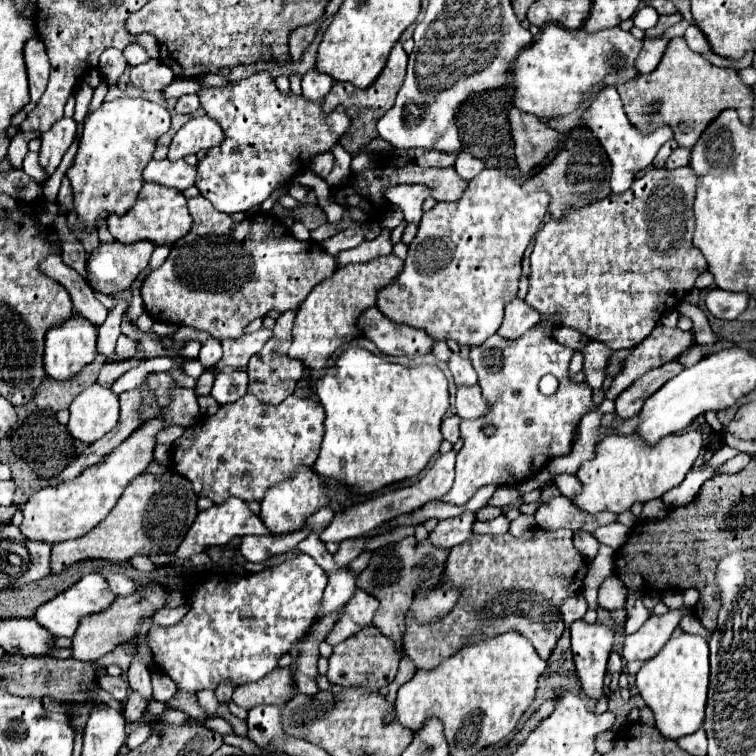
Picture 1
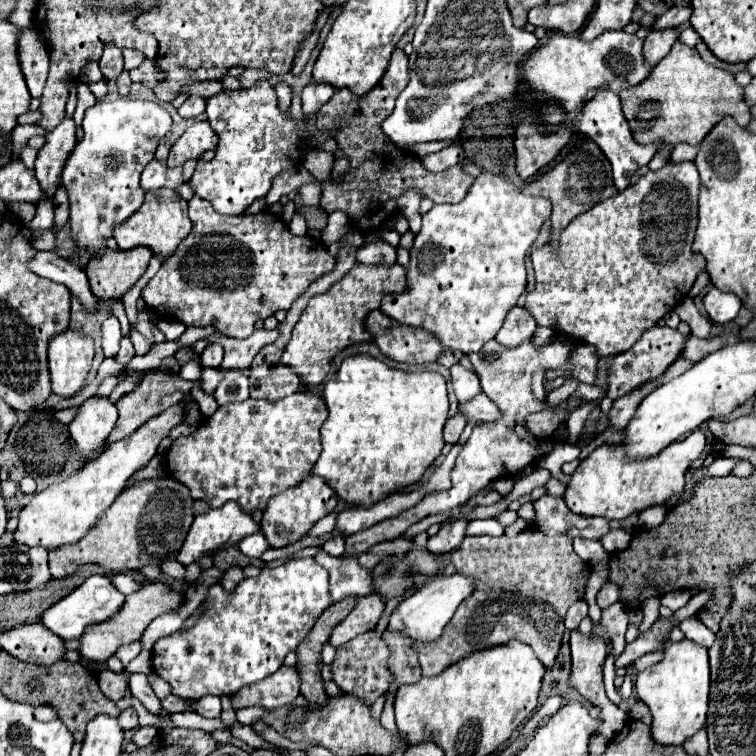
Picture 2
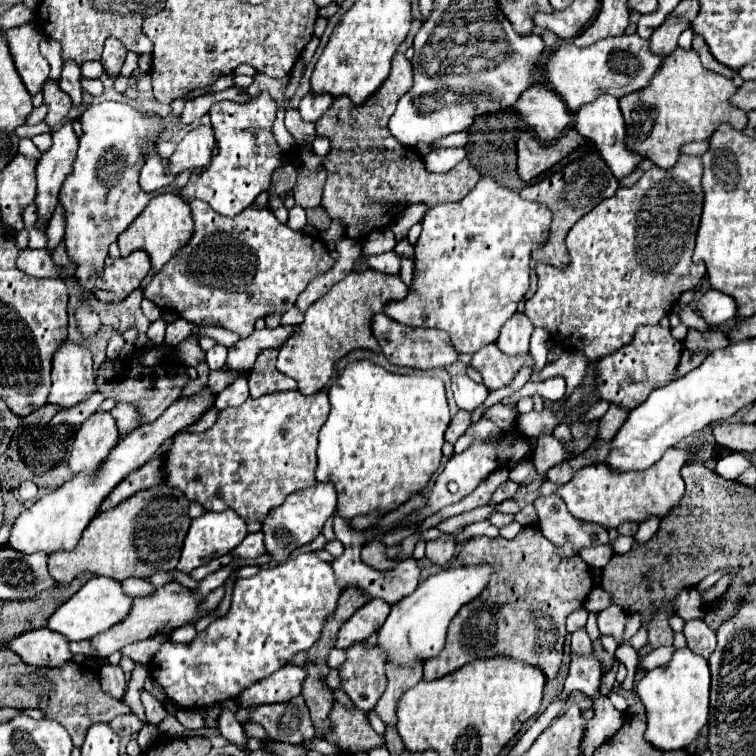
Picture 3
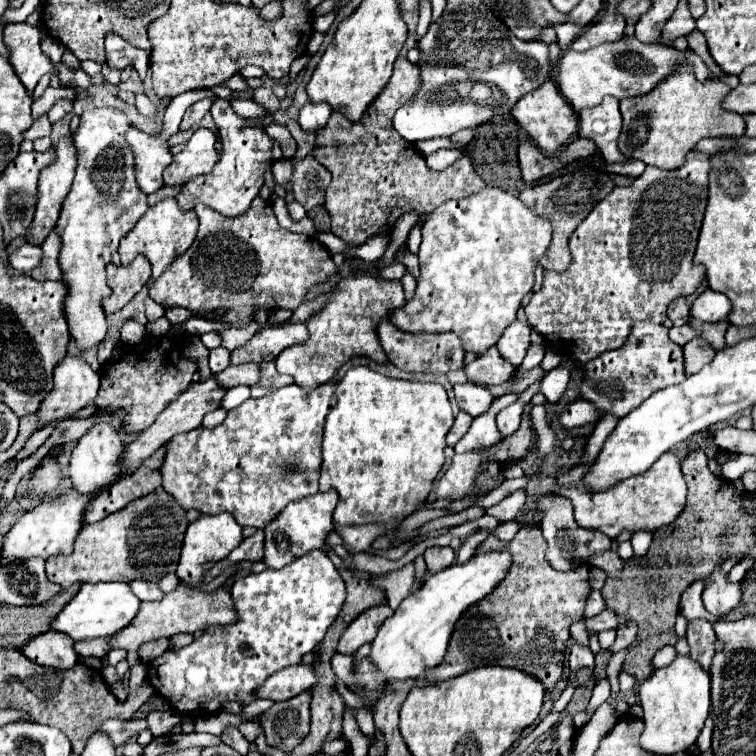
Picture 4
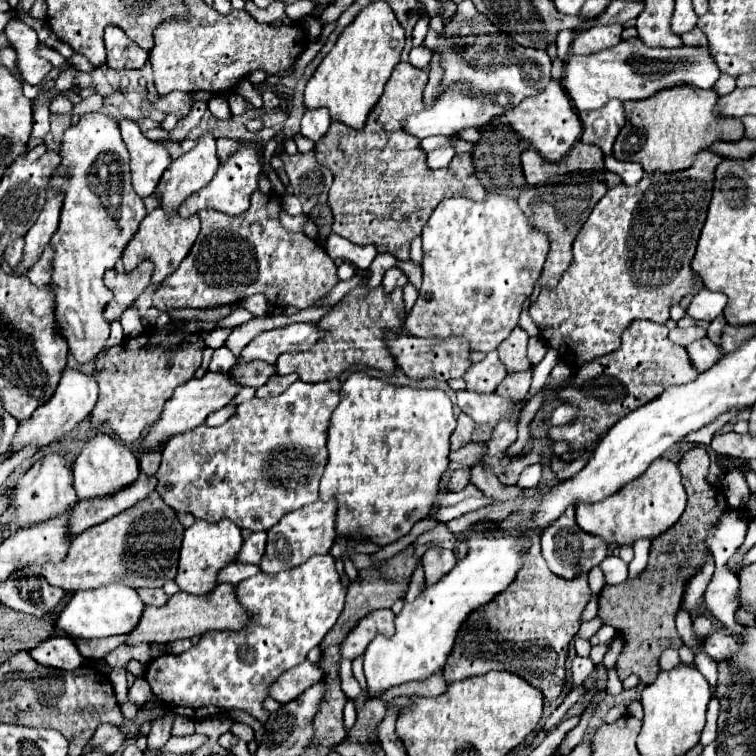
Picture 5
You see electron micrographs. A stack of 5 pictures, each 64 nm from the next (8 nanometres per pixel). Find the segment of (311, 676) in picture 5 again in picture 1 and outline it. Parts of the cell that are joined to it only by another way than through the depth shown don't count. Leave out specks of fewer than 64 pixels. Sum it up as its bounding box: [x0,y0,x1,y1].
[232,668,296,710]

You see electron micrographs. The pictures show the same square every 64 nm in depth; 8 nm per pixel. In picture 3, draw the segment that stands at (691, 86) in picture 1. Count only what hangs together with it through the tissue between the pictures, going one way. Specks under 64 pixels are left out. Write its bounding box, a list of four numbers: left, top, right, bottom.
[620,48,746,168]

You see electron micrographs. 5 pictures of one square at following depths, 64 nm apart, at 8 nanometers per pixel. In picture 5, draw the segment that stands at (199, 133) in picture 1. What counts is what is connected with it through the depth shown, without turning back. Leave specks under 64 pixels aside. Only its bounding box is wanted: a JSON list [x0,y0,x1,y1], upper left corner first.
[156,132,220,210]

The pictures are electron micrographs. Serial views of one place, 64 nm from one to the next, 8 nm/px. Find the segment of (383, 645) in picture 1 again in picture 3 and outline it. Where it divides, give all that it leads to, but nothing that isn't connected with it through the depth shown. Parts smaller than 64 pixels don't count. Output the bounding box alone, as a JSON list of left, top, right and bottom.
[338,640,386,712]

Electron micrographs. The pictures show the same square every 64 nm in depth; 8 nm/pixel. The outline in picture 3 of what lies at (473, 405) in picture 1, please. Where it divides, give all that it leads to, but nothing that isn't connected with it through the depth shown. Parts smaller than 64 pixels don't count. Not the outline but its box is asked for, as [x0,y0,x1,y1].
[482,404,518,430]

